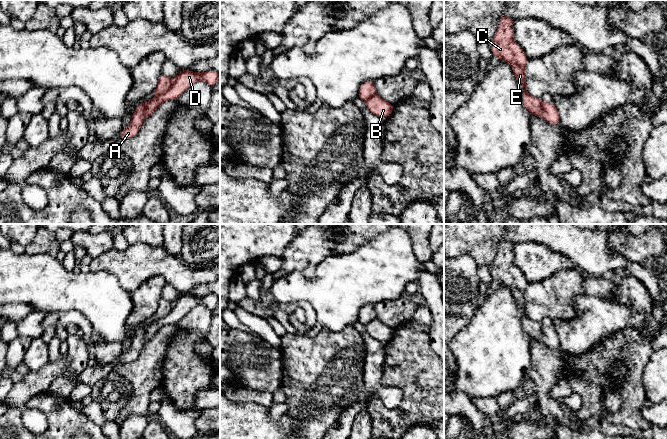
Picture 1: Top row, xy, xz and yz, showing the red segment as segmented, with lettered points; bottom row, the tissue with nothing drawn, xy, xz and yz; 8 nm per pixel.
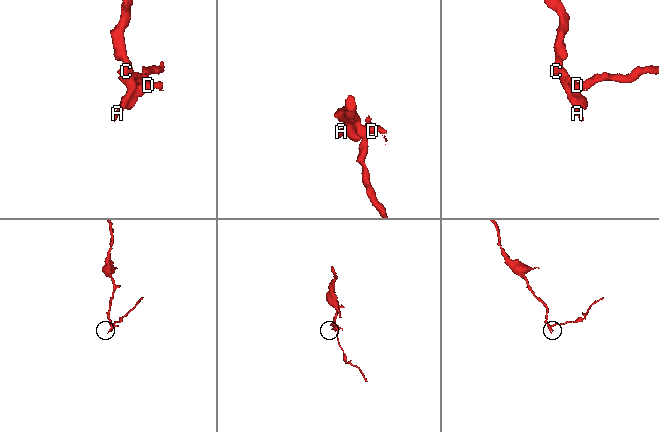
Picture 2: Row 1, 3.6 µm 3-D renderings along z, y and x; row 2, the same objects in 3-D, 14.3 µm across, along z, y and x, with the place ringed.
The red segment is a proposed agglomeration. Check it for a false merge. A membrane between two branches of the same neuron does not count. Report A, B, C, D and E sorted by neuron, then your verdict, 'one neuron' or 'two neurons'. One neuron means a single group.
groups A C E / B D; two neurons

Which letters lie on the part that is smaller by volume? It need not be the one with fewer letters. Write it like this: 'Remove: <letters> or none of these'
Remove: B, D

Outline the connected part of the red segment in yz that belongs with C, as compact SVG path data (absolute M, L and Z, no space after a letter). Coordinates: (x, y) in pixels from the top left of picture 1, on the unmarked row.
M508 239L500 242L495 260L490 266L490 271L495 282L509 287L512 290L513 298L516 304L524 311L522 325L525 332L536 341L542 341L542 324L530 319L527 315L525 302L525 291L528 282L522 272L515 266L512 249L514 243Z

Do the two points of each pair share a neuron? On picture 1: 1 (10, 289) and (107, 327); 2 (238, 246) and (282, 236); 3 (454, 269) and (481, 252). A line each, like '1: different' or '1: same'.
1: same
2: same
3: different

